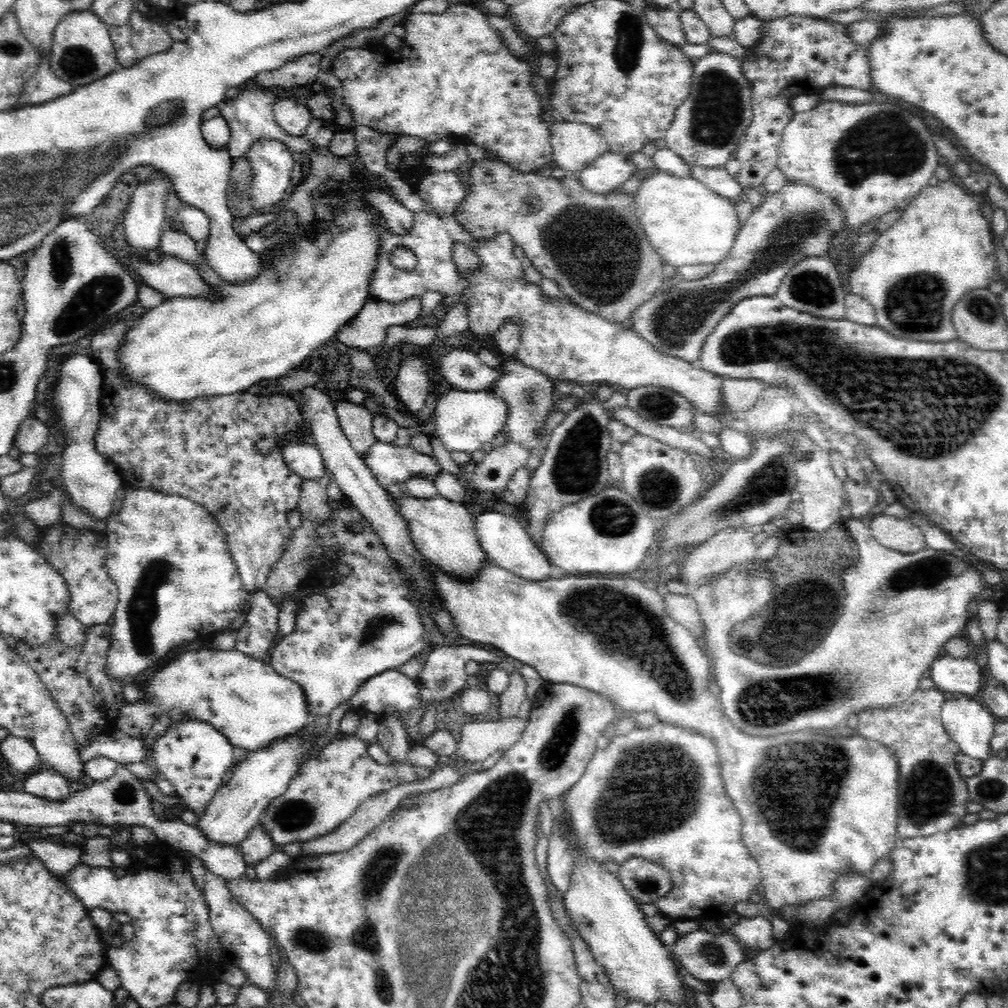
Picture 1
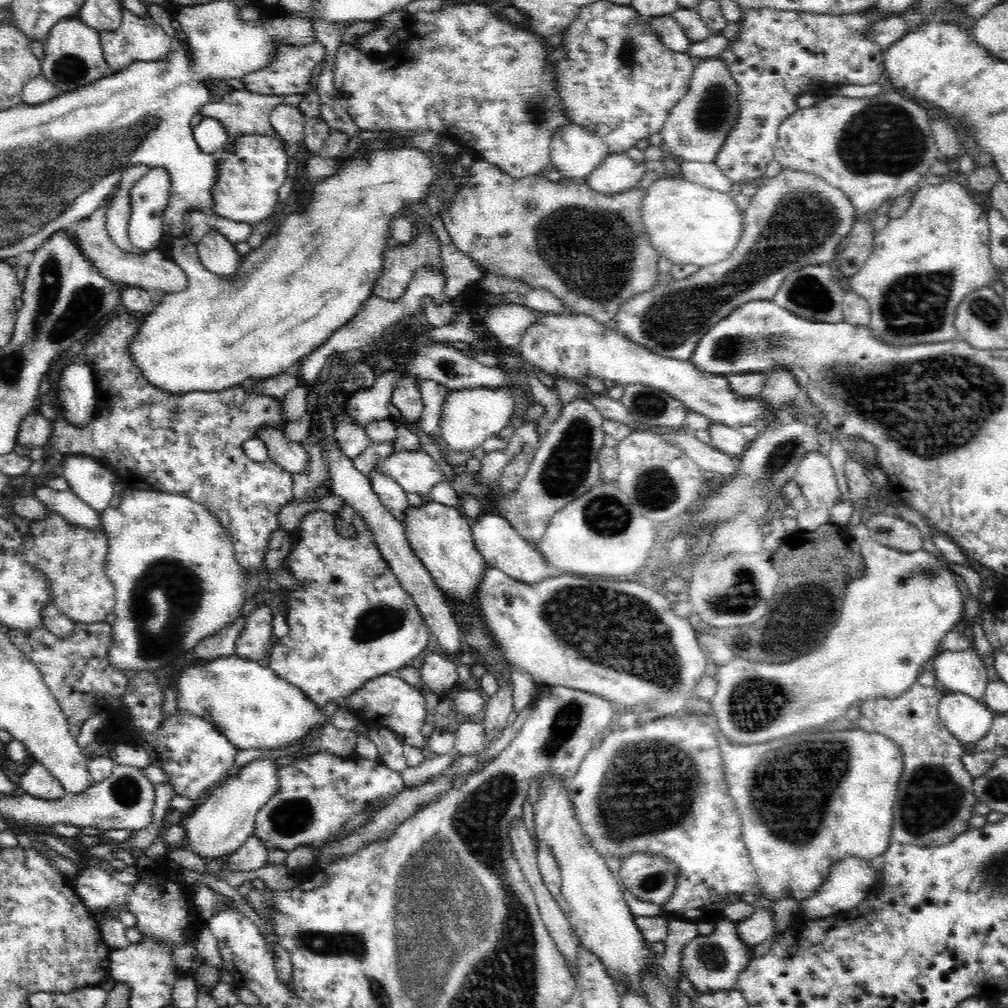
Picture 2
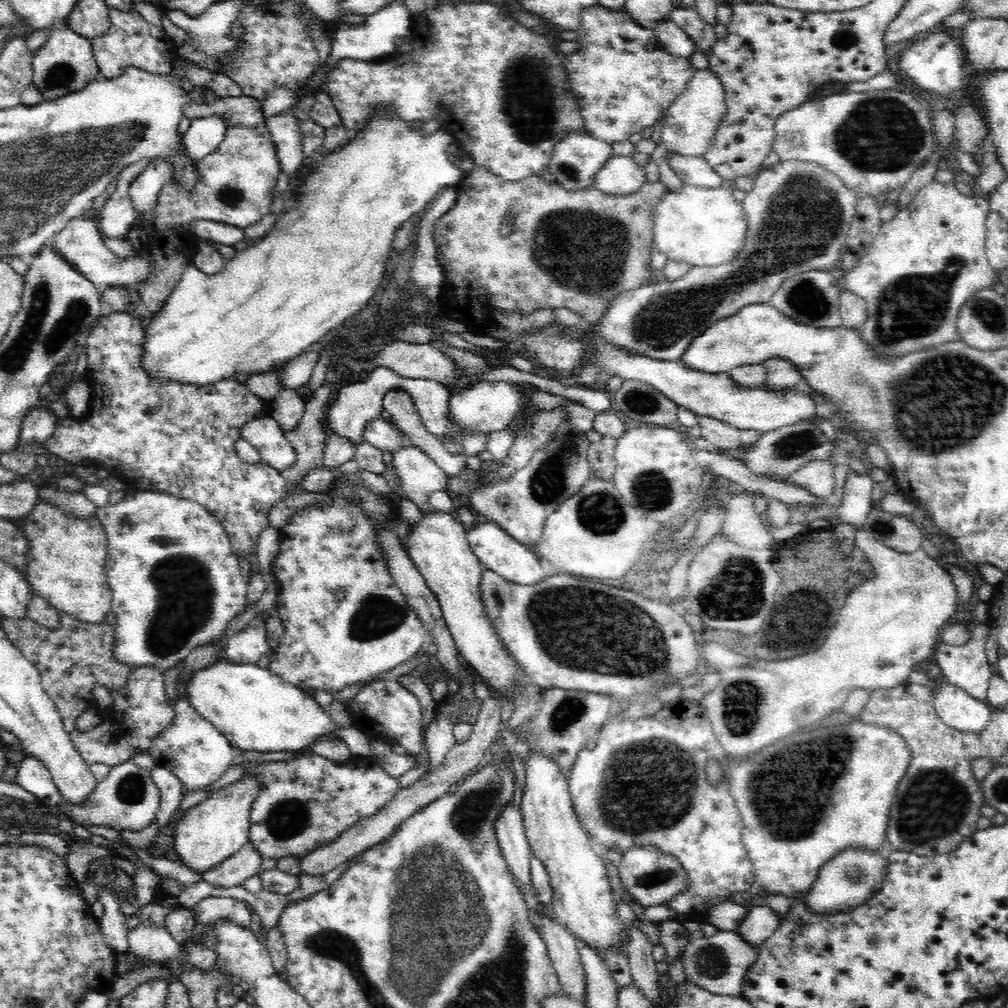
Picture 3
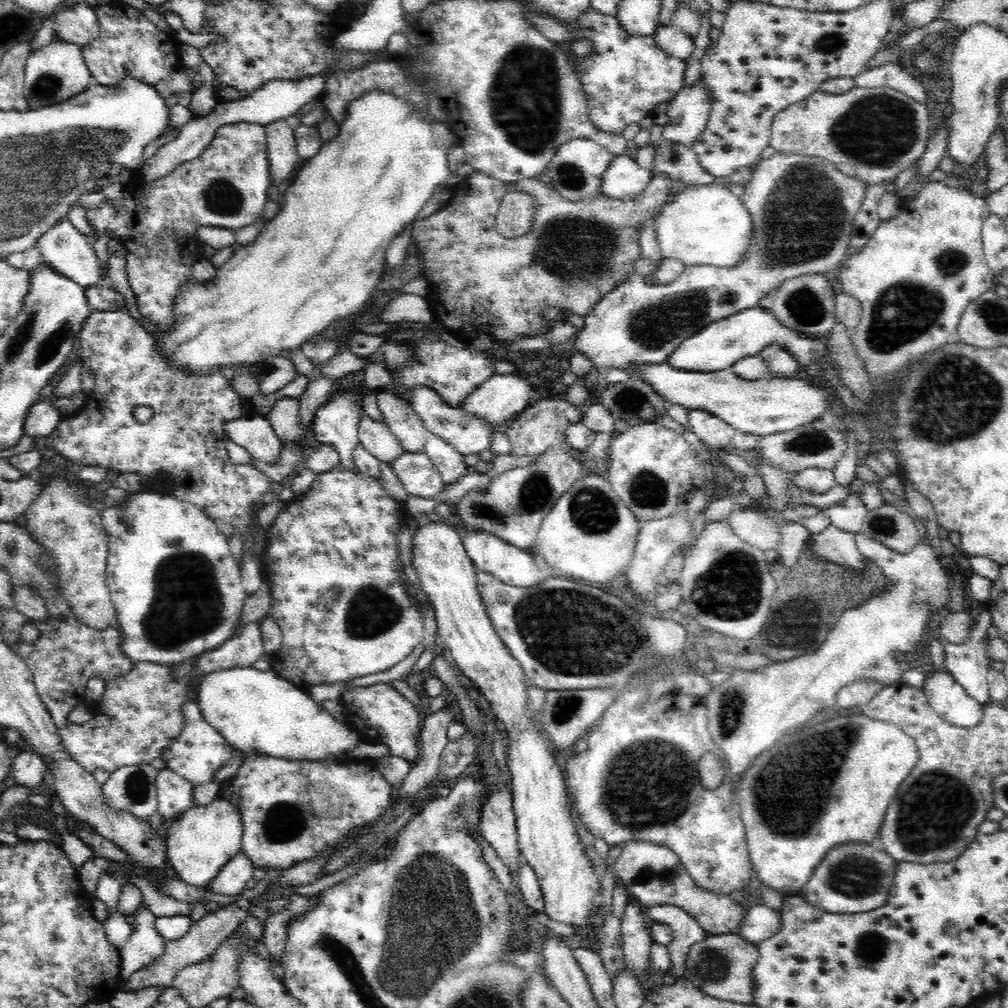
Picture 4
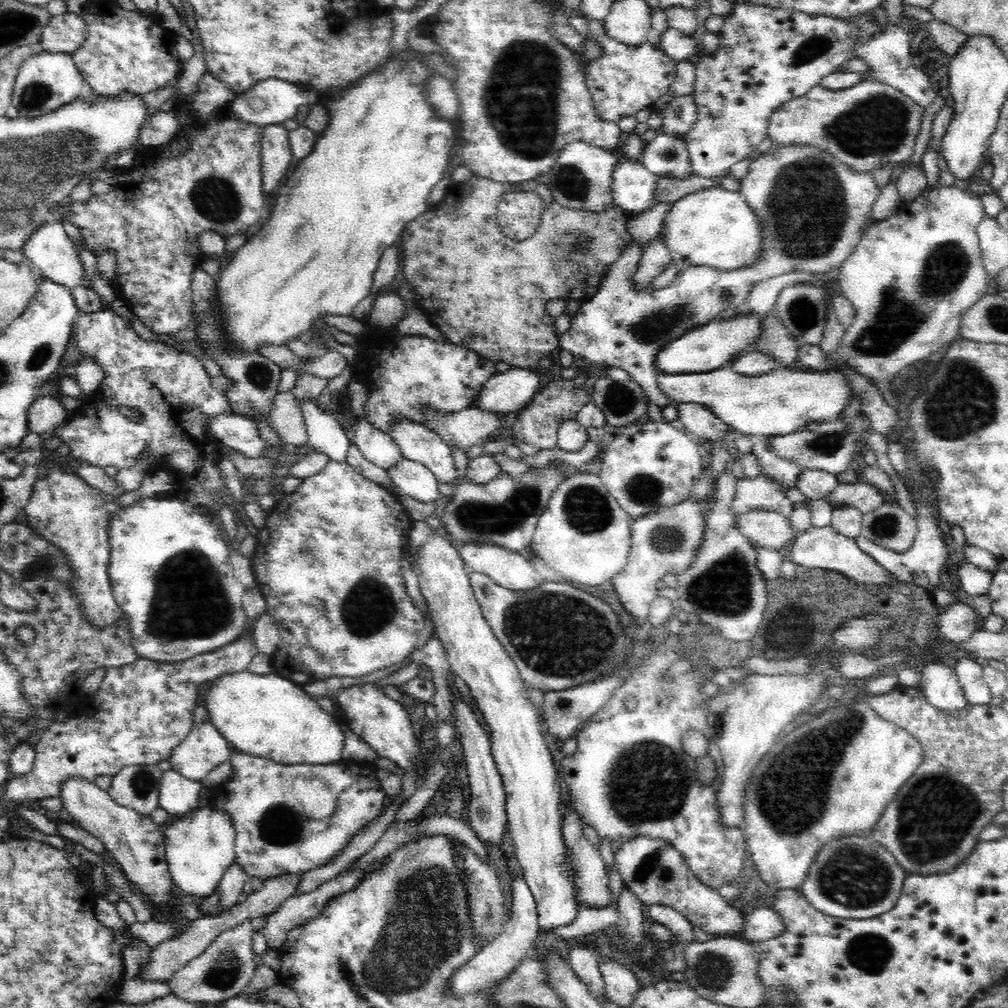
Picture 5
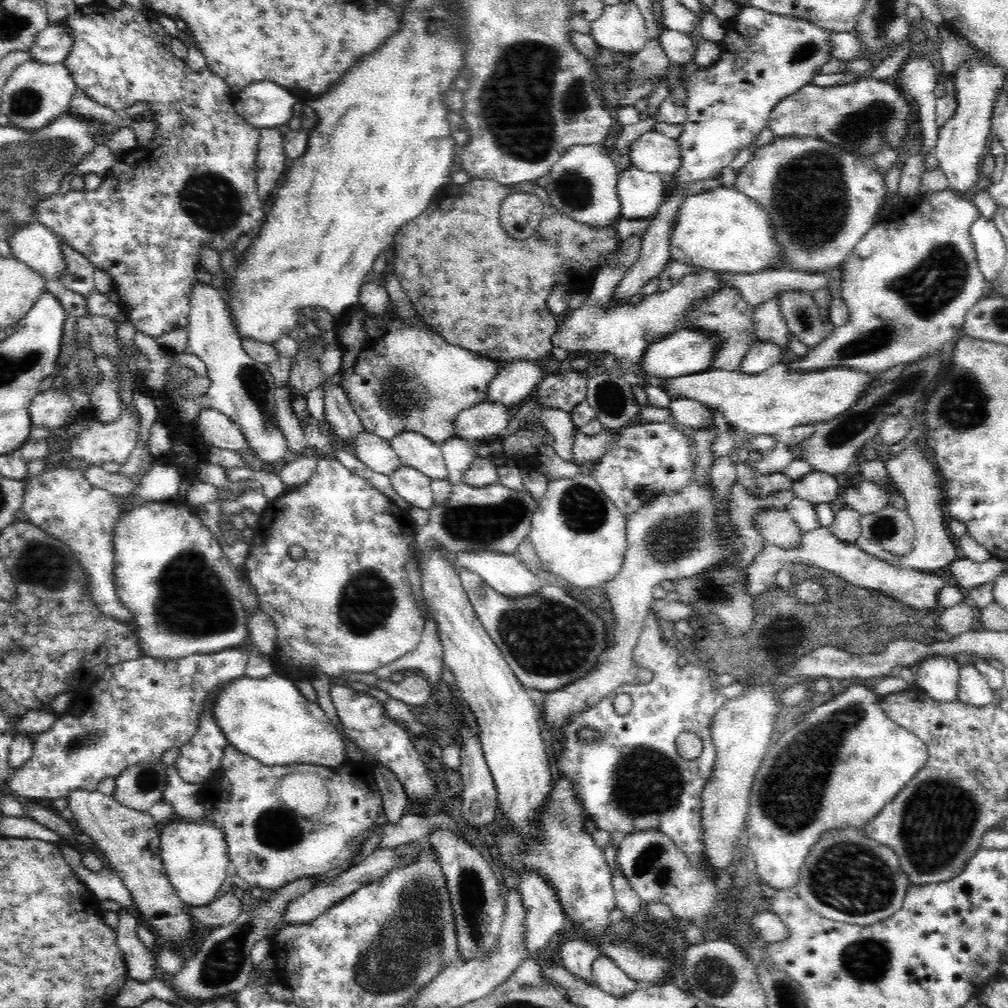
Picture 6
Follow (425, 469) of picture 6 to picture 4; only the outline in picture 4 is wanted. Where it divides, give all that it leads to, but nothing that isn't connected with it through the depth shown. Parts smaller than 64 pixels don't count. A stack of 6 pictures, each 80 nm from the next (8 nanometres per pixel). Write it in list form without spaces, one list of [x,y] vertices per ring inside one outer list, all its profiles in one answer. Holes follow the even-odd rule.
[[[384,390],[377,393],[377,404],[382,412],[383,421],[390,427],[390,431],[396,435],[396,438],[400,439],[404,450],[412,453],[424,453],[424,456],[432,461],[436,471],[440,473],[444,484],[452,485],[469,472],[468,466],[464,463],[464,455],[460,454],[450,443],[432,434],[424,426],[422,419],[417,416],[411,403],[394,395],[392,391]]]

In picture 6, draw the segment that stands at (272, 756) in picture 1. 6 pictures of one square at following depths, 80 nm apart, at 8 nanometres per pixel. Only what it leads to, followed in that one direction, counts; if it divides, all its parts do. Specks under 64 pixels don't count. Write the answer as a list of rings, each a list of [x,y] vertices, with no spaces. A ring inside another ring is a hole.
[[[207,816],[199,821],[164,824],[160,831],[162,863],[178,897],[188,908],[206,908],[218,898],[228,874],[230,857],[226,833],[222,833],[222,829]]]

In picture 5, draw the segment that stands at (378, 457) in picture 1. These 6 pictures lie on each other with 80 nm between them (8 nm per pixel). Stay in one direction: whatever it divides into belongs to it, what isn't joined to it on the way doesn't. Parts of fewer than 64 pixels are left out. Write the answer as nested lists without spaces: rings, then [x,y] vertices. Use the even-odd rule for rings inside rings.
[[[403,458],[387,470],[403,495],[420,502],[435,502],[438,498],[438,479],[424,464]]]

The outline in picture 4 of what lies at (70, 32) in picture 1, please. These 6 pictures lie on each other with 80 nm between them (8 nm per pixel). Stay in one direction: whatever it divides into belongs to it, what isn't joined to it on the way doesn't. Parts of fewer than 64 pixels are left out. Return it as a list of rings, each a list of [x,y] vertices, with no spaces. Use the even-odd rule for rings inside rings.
[[[53,37],[50,44],[35,48],[24,66],[22,95],[28,99],[28,109],[52,106],[86,90],[93,83],[92,73],[85,64],[82,47]]]

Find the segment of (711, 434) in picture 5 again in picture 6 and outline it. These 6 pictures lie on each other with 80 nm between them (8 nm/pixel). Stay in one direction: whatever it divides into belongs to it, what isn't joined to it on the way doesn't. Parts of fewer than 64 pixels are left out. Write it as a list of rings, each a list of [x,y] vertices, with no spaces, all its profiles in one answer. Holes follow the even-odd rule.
[[[671,398],[668,408],[671,411],[672,422],[683,424],[684,430],[694,428],[710,428],[714,424],[712,412],[705,404],[693,398]]]

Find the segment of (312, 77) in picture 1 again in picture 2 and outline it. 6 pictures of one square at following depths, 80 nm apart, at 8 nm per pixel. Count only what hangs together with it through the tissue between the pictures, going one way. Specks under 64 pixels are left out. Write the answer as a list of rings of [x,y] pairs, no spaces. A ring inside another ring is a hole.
[[[316,40],[311,45],[306,46],[286,46],[285,44],[277,44],[276,54],[270,60],[268,66],[264,66],[262,70],[244,74],[241,81],[245,84],[245,89],[256,94],[264,95],[283,95],[283,94],[302,94],[309,90],[310,76],[312,70],[318,64],[324,63],[325,48]]]

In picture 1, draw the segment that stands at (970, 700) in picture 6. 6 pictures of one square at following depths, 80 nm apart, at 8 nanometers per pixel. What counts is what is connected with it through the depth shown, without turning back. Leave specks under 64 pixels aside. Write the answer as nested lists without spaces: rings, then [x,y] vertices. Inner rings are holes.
[[[945,654],[931,665],[927,675],[937,690],[972,698],[977,698],[985,678],[976,660],[970,660],[970,656],[954,659]]]

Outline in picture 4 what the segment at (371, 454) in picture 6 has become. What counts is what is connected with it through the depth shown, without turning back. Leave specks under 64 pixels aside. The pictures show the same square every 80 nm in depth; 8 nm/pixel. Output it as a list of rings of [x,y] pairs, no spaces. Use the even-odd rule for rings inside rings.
[[[362,418],[358,424],[358,437],[366,450],[380,462],[392,463],[405,451],[400,439],[396,438],[384,421]]]

